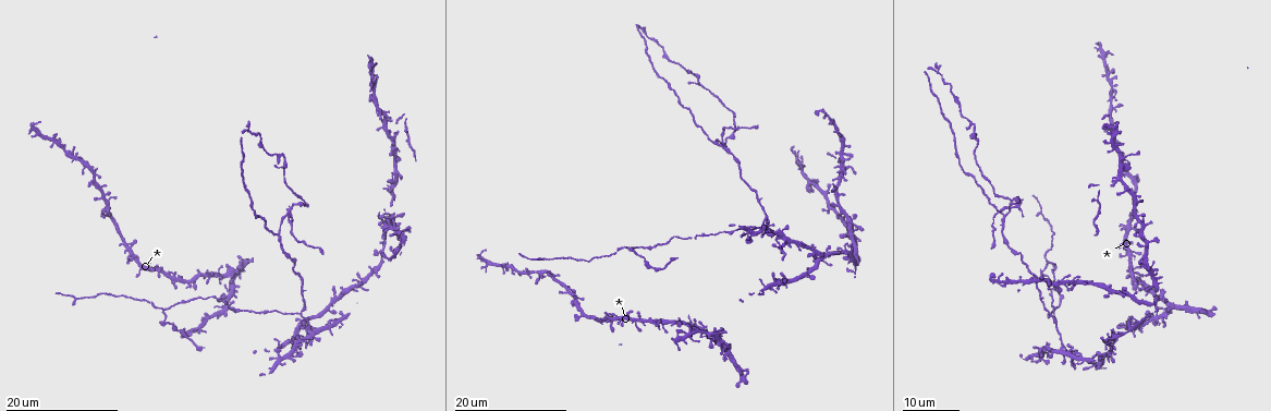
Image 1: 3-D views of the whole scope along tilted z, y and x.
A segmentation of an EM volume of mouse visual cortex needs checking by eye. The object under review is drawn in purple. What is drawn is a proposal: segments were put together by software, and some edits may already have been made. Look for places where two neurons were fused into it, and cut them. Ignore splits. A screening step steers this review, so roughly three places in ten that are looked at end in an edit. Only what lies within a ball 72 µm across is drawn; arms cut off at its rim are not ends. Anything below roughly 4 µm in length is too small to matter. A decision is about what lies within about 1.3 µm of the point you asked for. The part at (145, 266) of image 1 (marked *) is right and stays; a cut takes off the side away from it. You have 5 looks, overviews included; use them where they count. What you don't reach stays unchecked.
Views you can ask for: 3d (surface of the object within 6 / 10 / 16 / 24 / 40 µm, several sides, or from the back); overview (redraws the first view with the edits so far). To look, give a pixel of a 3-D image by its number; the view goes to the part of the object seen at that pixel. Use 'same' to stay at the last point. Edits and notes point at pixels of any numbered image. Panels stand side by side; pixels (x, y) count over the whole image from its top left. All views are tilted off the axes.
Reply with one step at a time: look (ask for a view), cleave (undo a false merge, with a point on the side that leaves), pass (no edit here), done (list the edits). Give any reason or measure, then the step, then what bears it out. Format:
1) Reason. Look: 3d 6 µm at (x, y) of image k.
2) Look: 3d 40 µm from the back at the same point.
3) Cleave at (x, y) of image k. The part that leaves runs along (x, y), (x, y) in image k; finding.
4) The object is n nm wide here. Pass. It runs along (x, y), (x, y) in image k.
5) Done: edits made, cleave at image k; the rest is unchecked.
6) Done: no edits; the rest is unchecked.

Look: 3d 24 µm at (300, 311) of image 1.

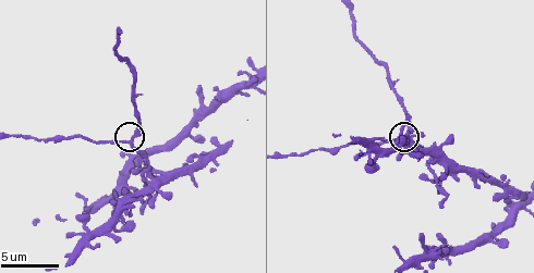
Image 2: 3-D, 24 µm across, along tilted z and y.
Look: 3d 10 µm at (130, 140) of image 2.

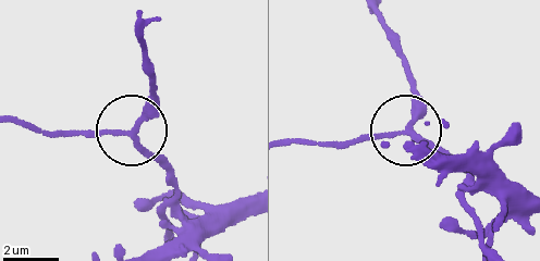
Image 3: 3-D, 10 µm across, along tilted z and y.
The side arm is 19 µm long. Pass. All the same neuron.

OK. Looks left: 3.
Four-way junction. Look: 3d 24 µm at (288, 217) of image 1.

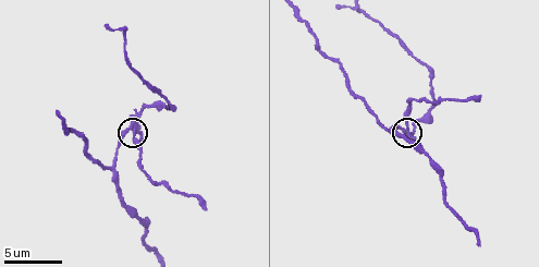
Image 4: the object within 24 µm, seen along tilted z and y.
Look: 3d 10 µm at (406, 131) of image 4.

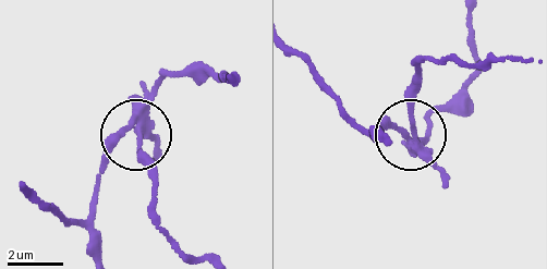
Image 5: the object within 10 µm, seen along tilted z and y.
The side arm is 12 µm long; 4 arms meet here. Cleave at (153, 142) of image 5. Two neurons meet here.

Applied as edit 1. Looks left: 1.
Done: edits made, cleave at image 5; the rest is unchecked.

